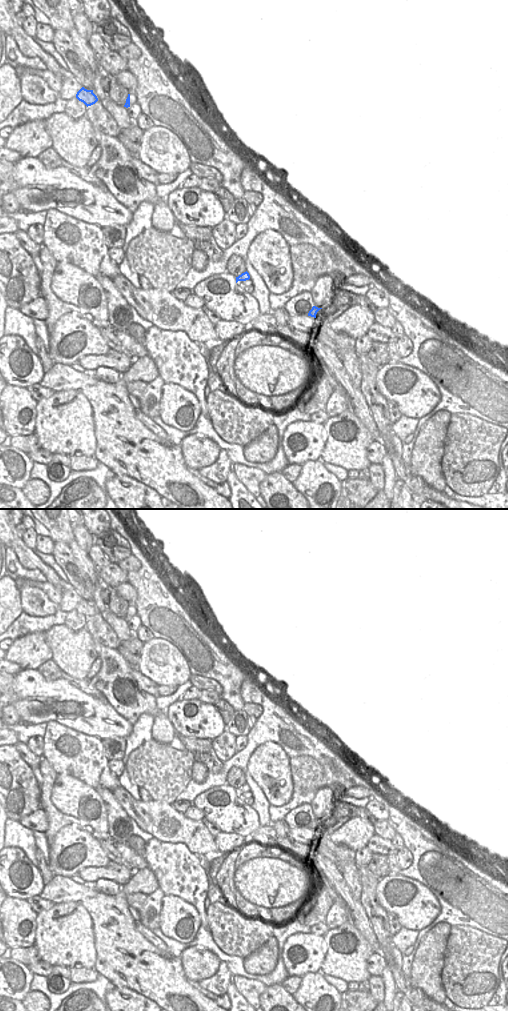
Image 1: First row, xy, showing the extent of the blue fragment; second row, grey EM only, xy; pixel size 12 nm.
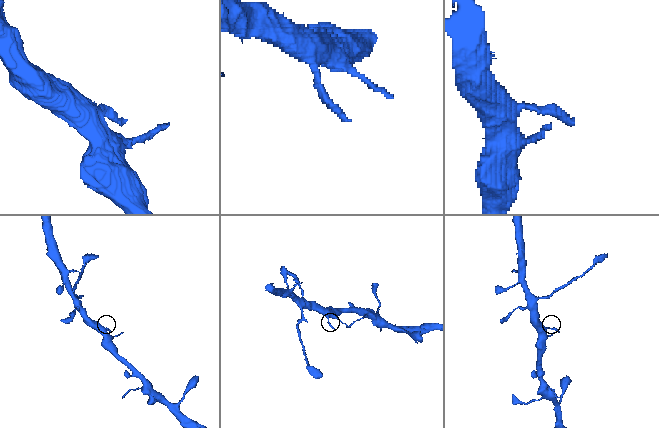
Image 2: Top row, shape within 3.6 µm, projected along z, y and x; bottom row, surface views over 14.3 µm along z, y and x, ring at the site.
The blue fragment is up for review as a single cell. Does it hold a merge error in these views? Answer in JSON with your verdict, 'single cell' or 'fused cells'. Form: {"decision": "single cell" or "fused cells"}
{"decision": "fused cells"}

